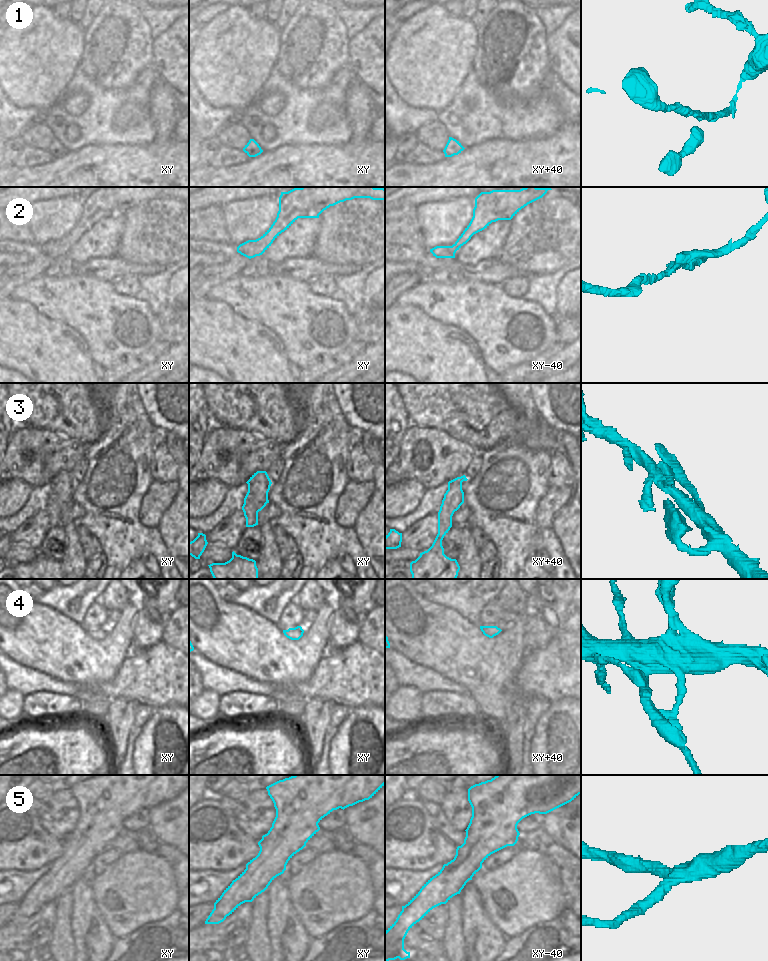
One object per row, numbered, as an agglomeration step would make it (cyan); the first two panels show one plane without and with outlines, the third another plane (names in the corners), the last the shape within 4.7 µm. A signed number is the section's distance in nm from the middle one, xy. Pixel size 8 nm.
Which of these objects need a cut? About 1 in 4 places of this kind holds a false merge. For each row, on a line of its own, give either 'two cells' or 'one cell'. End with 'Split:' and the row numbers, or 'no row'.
1: one cell
2: two cells
3: one cell
4: two cells
5: one cell
Split: 2, 4

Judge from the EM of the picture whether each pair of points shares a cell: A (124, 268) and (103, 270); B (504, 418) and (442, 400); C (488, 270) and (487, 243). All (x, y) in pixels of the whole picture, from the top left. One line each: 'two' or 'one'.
A: one
B: one
C: two

